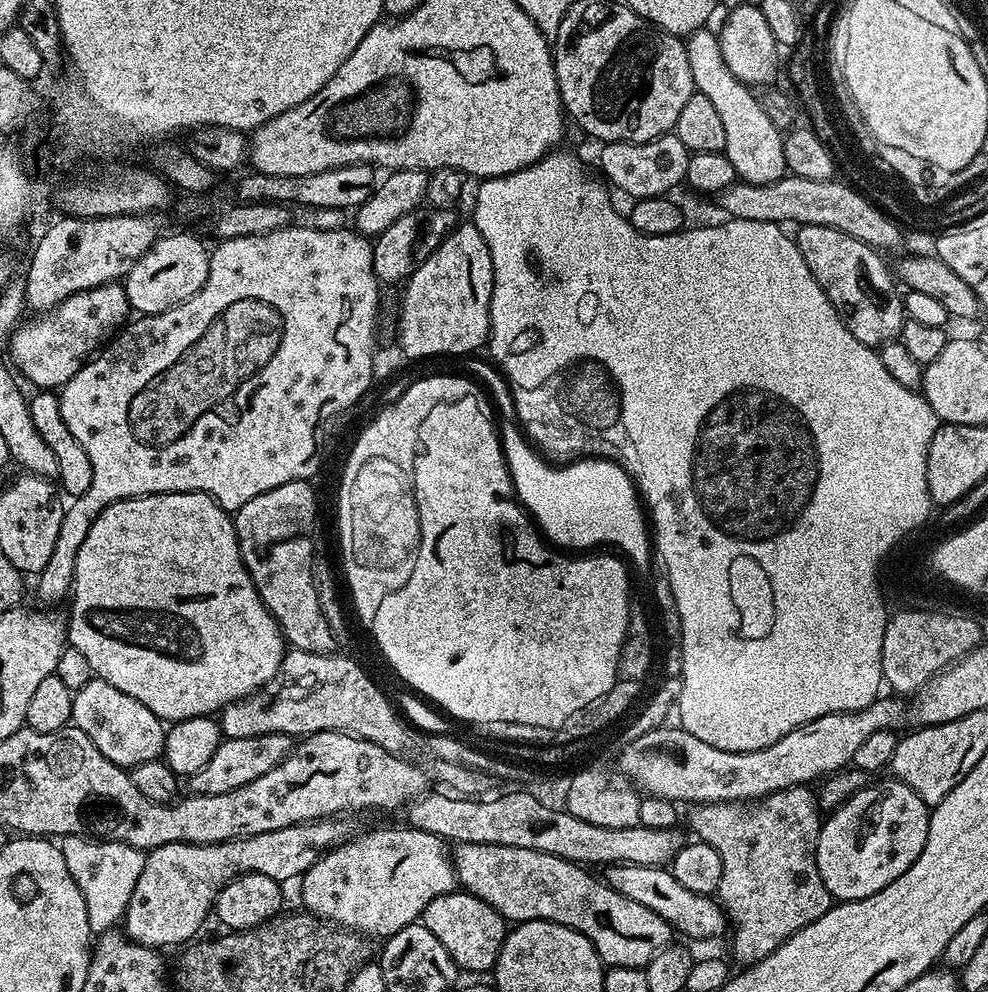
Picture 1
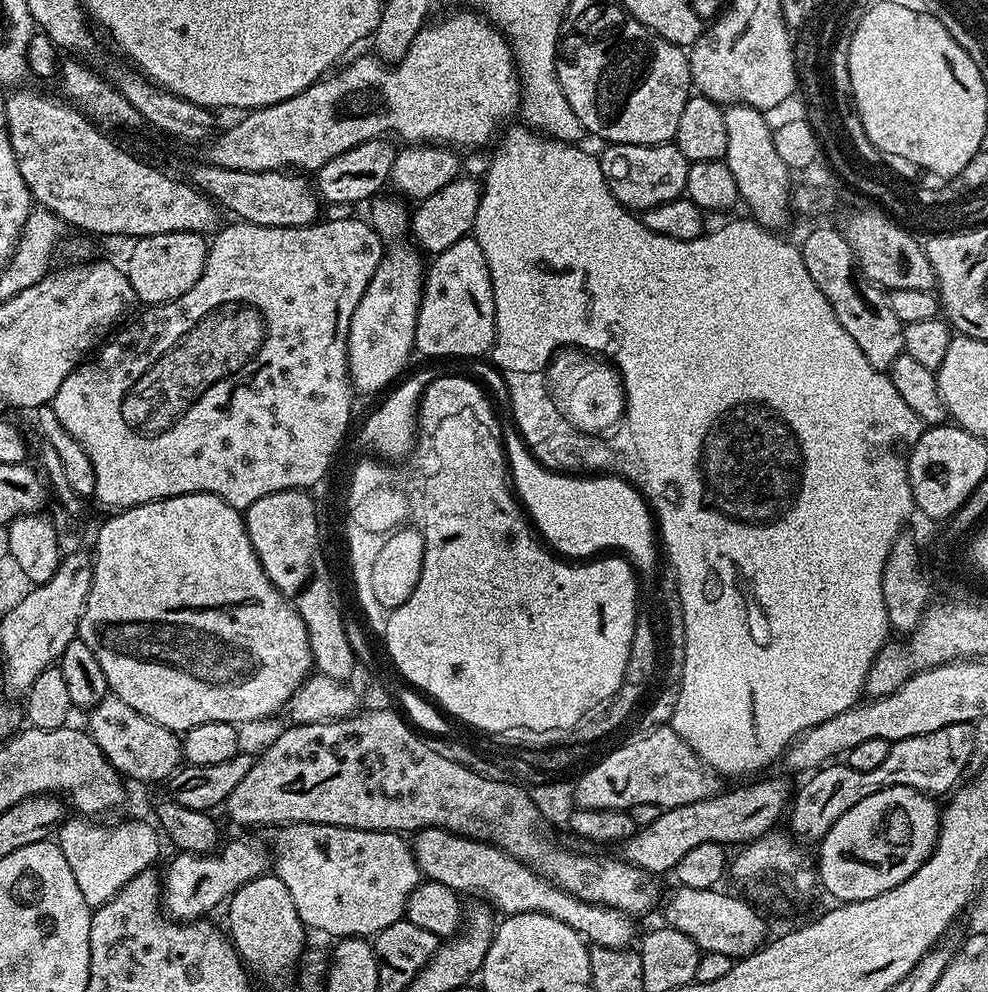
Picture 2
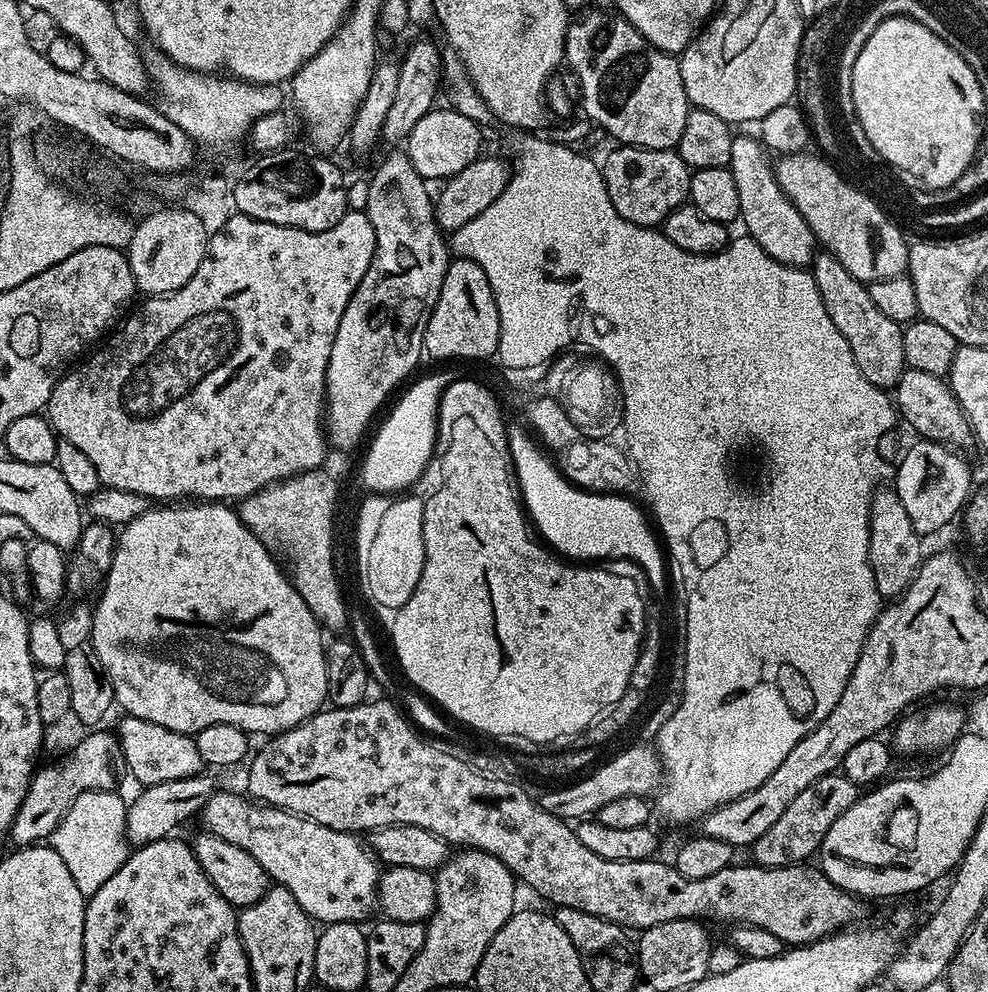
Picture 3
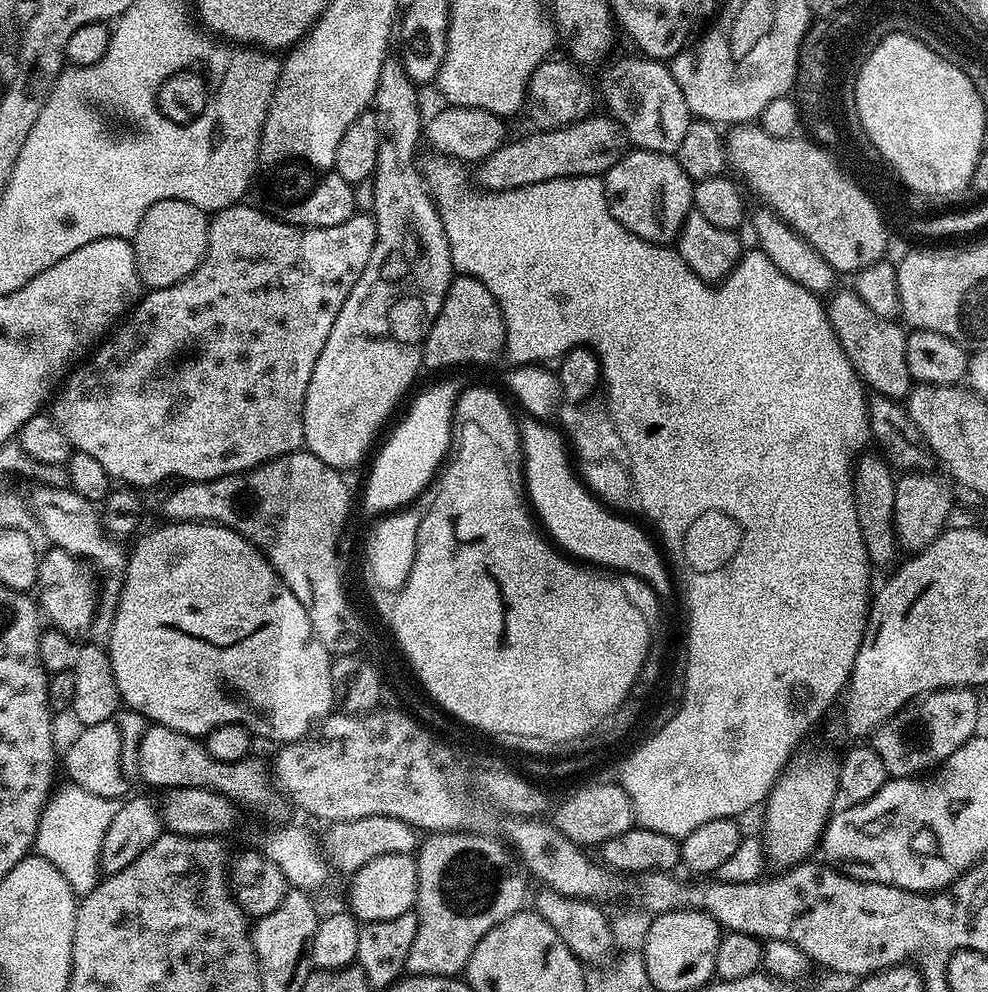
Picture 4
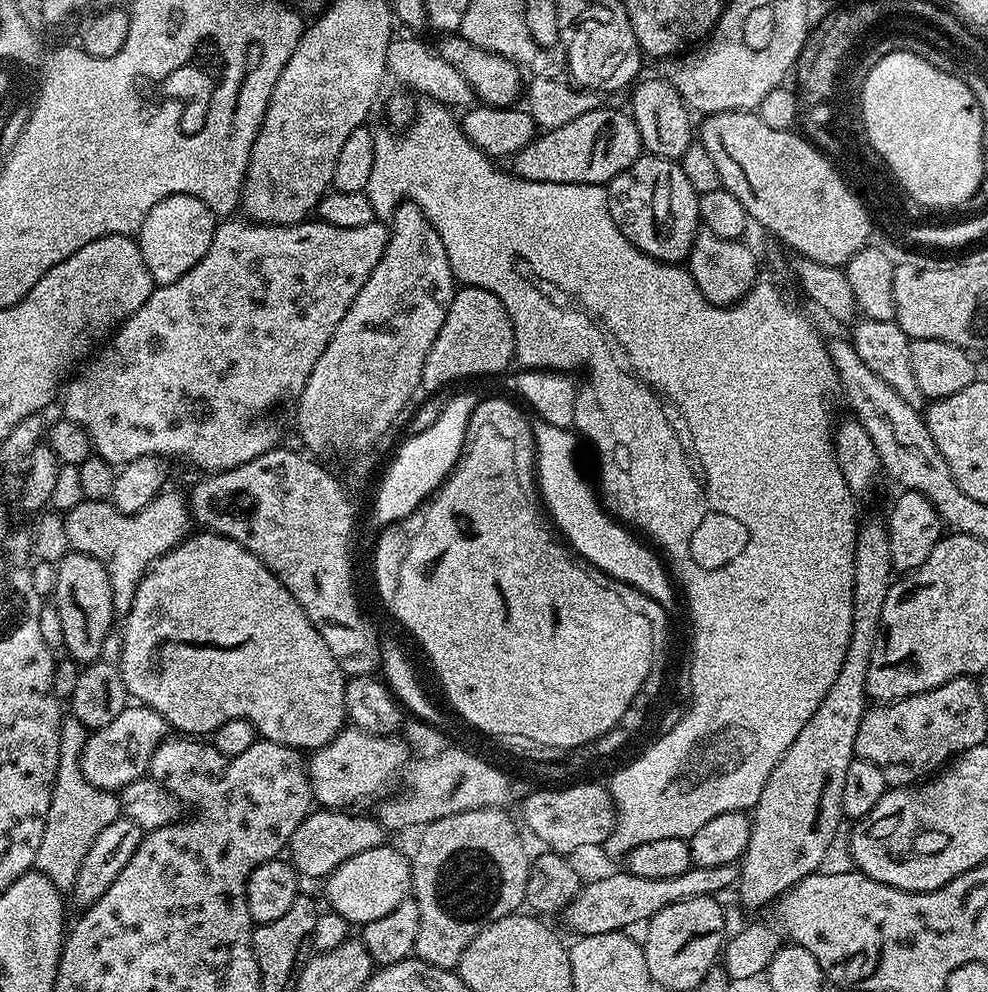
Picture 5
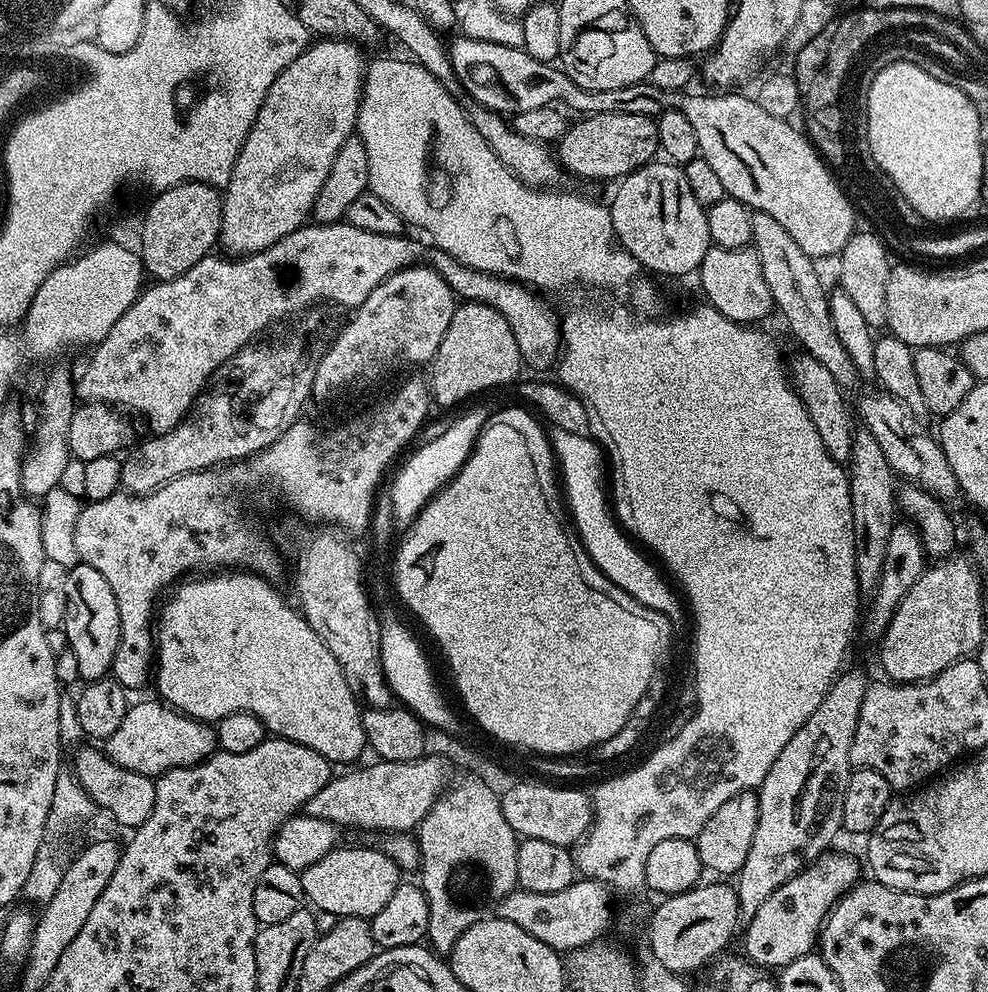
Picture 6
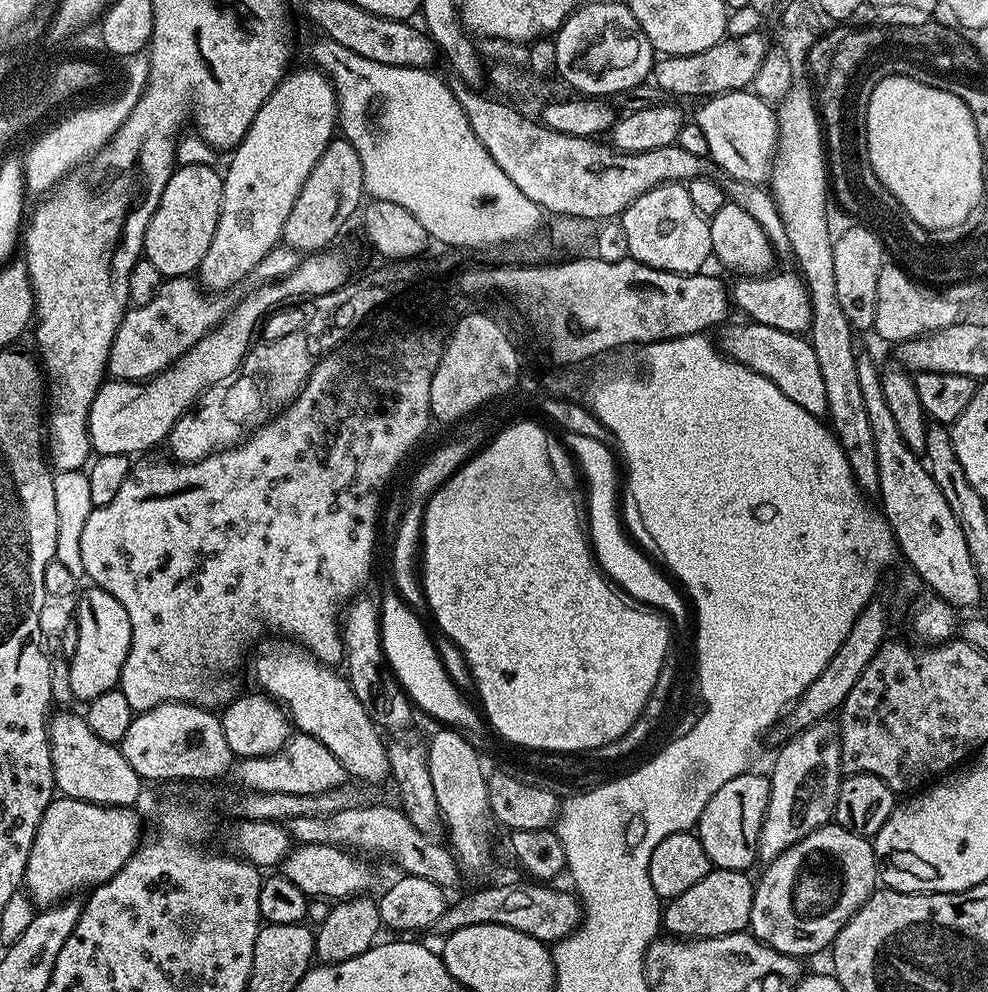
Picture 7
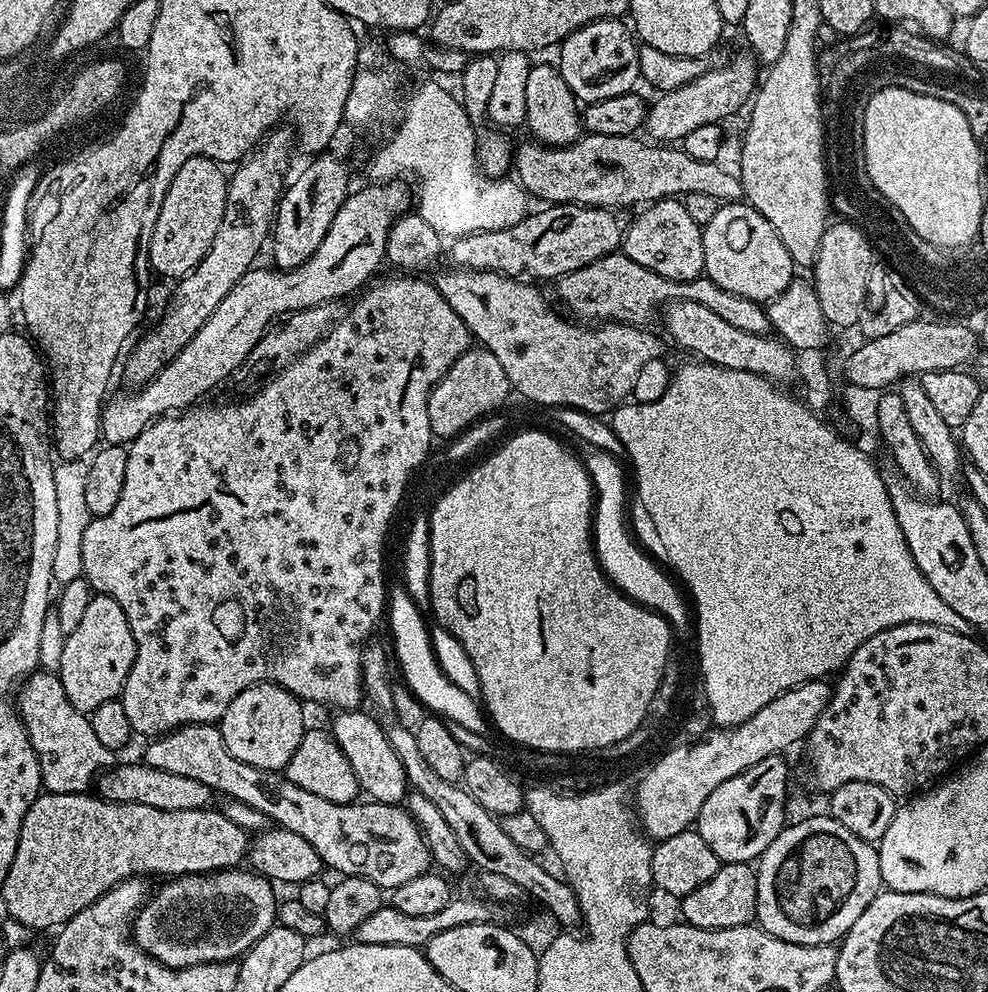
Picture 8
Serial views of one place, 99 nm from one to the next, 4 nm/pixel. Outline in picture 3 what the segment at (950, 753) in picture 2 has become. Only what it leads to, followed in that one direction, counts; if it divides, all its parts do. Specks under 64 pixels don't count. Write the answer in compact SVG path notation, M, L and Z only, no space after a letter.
M842 774L818 778L818 782L806 786L806 790L802 790L798 798L794 798L794 802L786 806L782 818L778 818L778 822L774 822L774 826L770 826L770 830L766 830L762 838L758 838L750 845L751 863L759 864L762 868L785 868L811 861L820 851L826 838L826 830L834 826L836 819L857 798L858 786L850 782L850 778Z

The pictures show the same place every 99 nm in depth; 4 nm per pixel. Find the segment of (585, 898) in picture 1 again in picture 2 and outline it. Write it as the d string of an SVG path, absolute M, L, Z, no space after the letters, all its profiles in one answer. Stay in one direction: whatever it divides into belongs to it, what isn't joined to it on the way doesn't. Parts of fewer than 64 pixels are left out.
M421 828L415 833L412 852L416 855L416 865L424 880L442 882L442 886L450 886L457 894L474 892L497 913L513 916L523 912L544 912L550 918L558 918L558 922L566 922L566 926L573 928L592 946L628 948L631 940L633 943L637 939L637 921L633 917L622 910L579 900L486 840L459 836L457 832L445 828Z

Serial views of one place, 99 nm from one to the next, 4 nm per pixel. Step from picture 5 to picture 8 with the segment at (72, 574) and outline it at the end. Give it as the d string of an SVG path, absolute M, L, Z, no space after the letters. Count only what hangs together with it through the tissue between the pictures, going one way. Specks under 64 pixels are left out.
M93 595L74 634L64 637L62 666L58 675L66 690L66 698L70 698L72 705L85 714L102 706L102 702L117 699L123 693L135 657L134 634L130 634L130 622L126 622L122 606L109 596Z

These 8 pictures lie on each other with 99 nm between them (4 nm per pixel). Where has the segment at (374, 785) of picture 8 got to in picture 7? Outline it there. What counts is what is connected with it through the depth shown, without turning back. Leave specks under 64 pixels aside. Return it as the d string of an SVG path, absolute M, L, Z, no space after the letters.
M277 641L259 645L259 647L261 646L260 653L257 654L256 661L252 664L252 672L256 675L256 684L260 687L257 689L261 693L271 696L277 704L283 706L291 723L295 727L297 724L300 727L297 729L303 735L318 738L318 742L322 742L322 746L326 746L326 750L330 750L330 754L334 754L334 758L338 758L338 762L342 762L345 773L351 779L353 776L356 780L369 780L370 783L376 784L383 776L387 777L389 770L385 737L380 737L381 729L368 717L367 710L362 706L362 702L358 702L347 679L341 673L339 676L335 667L323 664L299 645L289 644L290 646L286 646L285 641Z

